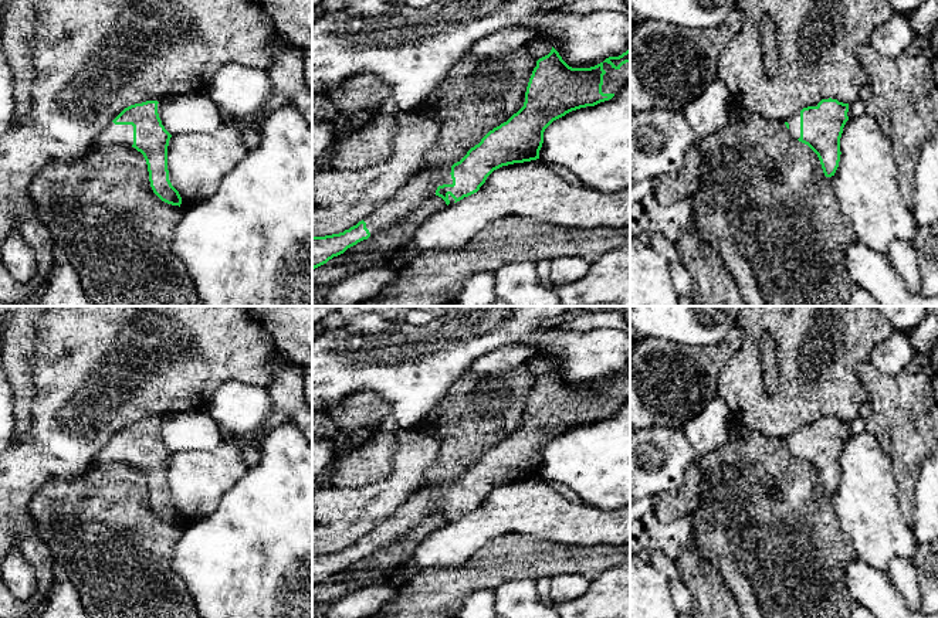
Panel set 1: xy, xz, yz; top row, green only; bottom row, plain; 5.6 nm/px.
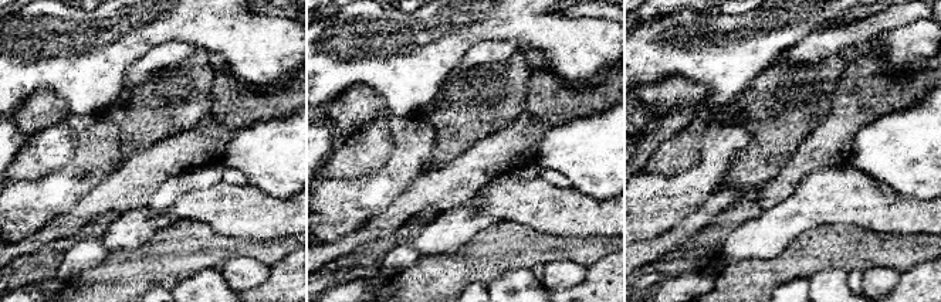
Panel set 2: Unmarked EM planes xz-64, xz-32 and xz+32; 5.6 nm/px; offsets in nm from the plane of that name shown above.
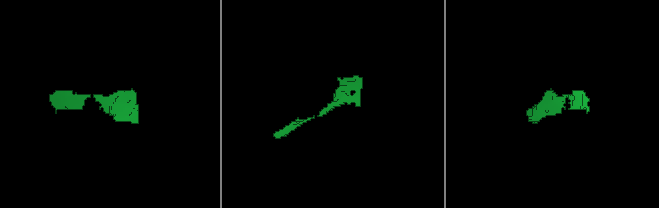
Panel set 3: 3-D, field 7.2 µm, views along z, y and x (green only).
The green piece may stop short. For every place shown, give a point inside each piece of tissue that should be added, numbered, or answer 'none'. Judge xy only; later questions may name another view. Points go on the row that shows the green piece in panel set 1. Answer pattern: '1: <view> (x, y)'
1: xy (112, 133)

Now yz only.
1: yz (793, 121)

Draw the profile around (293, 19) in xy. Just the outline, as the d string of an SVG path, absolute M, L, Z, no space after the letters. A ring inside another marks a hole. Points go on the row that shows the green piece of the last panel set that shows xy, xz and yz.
M254 0L287 41L302 50L312 45L312 0Z

